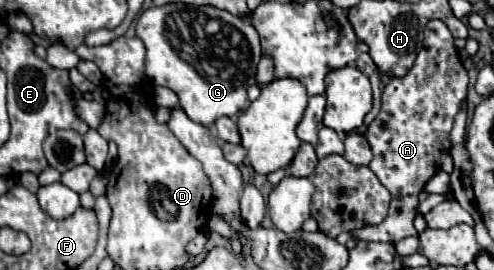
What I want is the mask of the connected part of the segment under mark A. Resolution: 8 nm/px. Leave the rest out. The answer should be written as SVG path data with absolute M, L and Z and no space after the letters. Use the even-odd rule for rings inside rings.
M430 21L424 35L424 49L418 53L414 67L404 77L394 77L386 85L382 109L366 131L366 139L374 153L368 167L392 193L392 201L386 221L352 233L362 241L398 243L408 235L418 235L414 227L414 219L418 217L418 195L436 175L442 159L450 151L454 117L462 109L462 101L468 93L468 73L458 57L448 27L442 21Z

